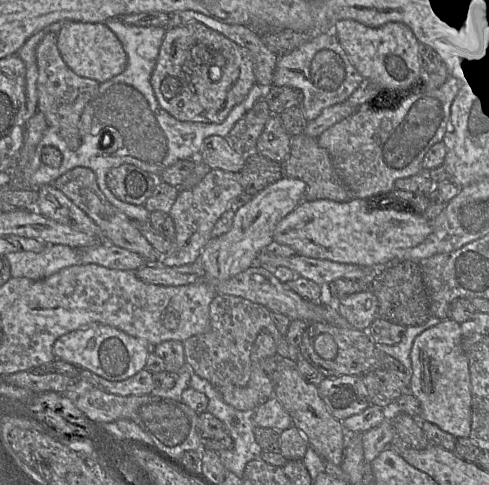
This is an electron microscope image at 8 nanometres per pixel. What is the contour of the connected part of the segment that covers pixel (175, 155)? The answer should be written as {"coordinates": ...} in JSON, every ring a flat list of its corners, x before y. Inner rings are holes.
{"coordinates":[[109,18,104,23,117,36,127,54,126,68,119,75,114,76,104,83,100,83,96,96,85,107,79,122,81,135,81,145,79,148,77,150,71,150,65,140,62,139,53,130,53,128,47,128,40,143,36,147,32,160,24,167,20,177,23,180,23,184,26,183,29,188,37,191,42,186,53,185,53,183,61,175,74,168,89,168,94,172,98,187,110,204,116,207,133,222,149,223,150,213,144,206,134,206,121,202,112,195,107,187,107,173,118,166,130,164,155,177,159,177,165,169,174,165,178,161,196,159,199,156,201,146,205,138,213,135,227,137,234,124,253,107,257,100,264,98,266,90,256,83,250,89,245,99,238,105,234,106,226,119,220,124,180,122,160,107,150,82,151,74,155,67,159,49,167,28,157,26,138,27,127,25,121,21,121,18],[46,146,54,147,61,153,62,162,59,168,52,168,42,163,41,151]]}

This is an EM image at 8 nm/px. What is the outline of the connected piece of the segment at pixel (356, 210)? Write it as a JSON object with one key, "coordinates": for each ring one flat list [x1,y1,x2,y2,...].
{"coordinates":[[352,198,347,202,336,202,328,199,320,199,314,201,302,200,301,203,293,211,291,211,278,223,273,234,273,240,280,244,290,246,297,252,297,255,309,258,326,259,339,263,356,264,364,267,371,267,378,264,384,264,389,261,395,260,398,257,398,255,400,255,403,251,419,245,432,232,432,221,428,221,424,217,424,215,399,211,397,209,392,208,391,205,392,204,390,205,382,204,379,199,362,199,362,198]]}

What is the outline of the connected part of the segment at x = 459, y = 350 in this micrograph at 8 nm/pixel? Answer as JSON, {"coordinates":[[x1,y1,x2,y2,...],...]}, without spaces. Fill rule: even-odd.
{"coordinates":[[451,318,428,328,414,340,410,357,412,372,409,391,419,400,419,421,437,425,457,438,471,433,471,383,468,358,462,346,461,324]]}

